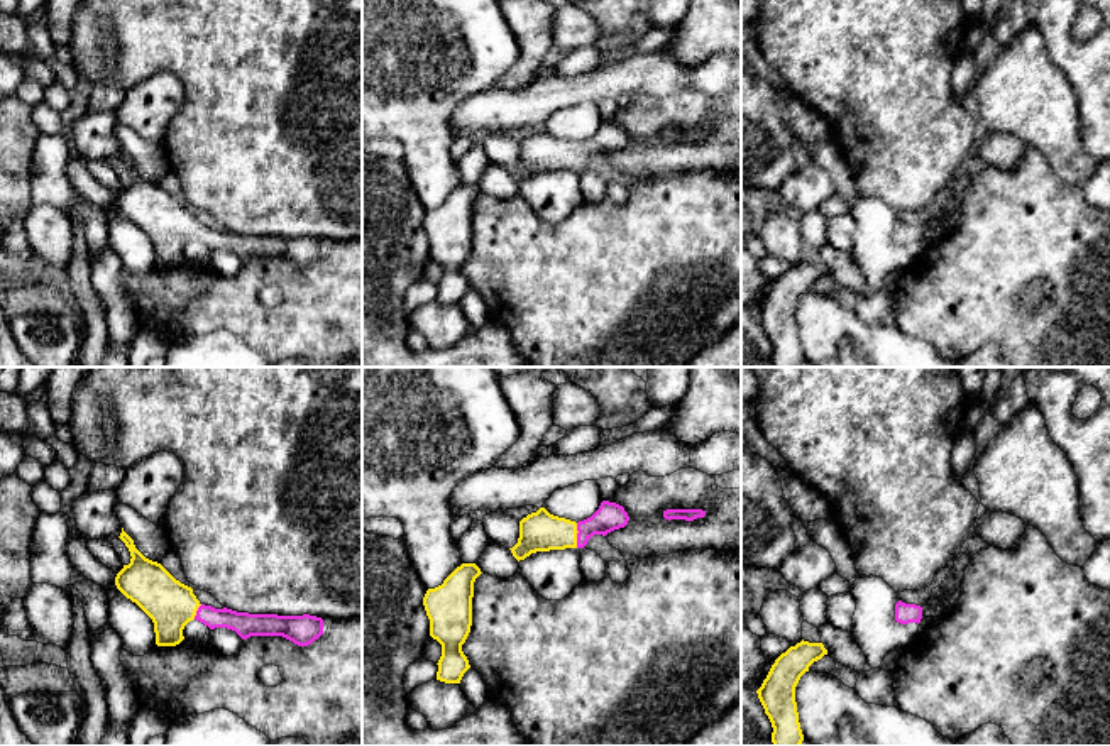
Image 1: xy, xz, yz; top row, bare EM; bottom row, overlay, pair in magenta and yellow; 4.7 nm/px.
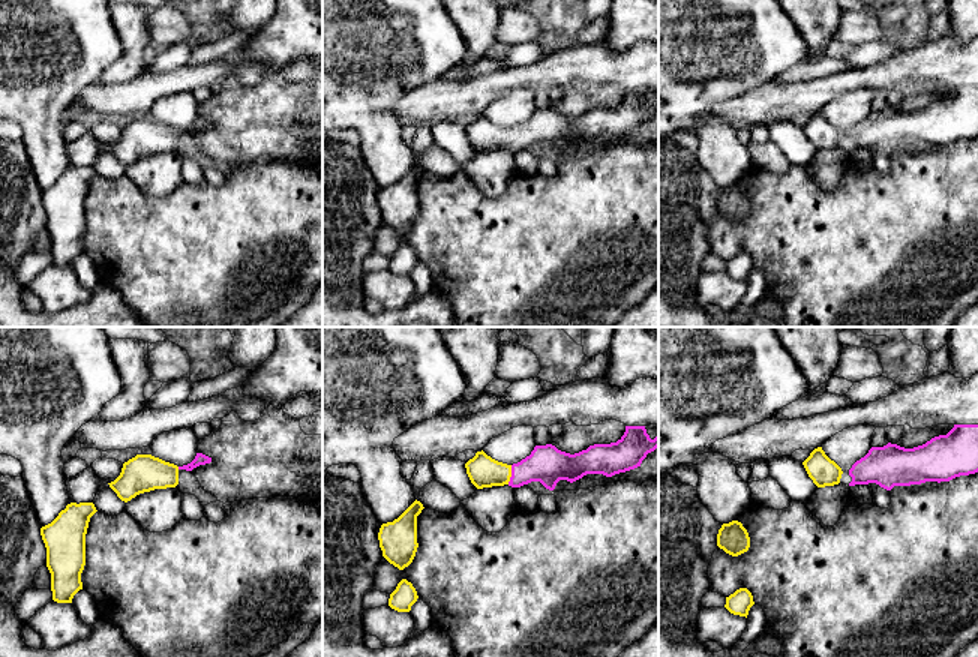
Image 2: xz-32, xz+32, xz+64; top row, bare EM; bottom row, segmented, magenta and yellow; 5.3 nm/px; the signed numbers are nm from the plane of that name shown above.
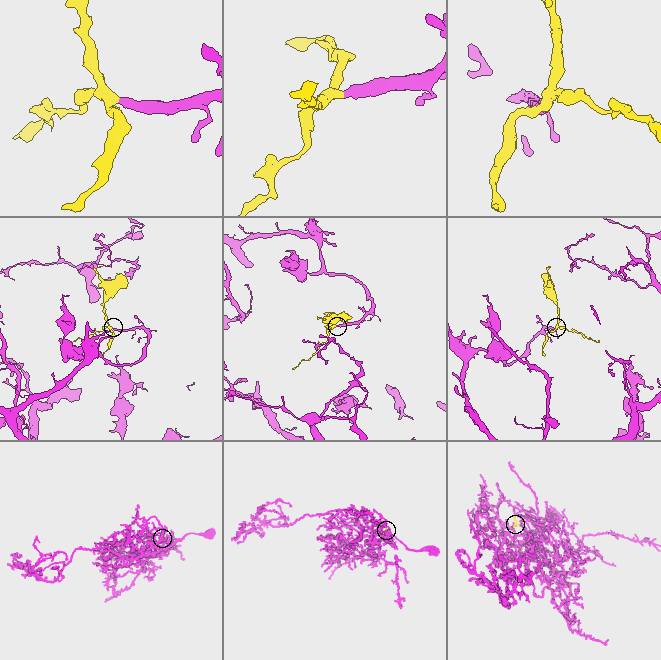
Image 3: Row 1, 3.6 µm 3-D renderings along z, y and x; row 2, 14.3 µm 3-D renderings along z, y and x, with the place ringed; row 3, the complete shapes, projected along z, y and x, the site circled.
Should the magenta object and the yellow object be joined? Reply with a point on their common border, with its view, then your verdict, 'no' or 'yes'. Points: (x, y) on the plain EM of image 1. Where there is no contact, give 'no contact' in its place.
xz (577, 156) | yes

